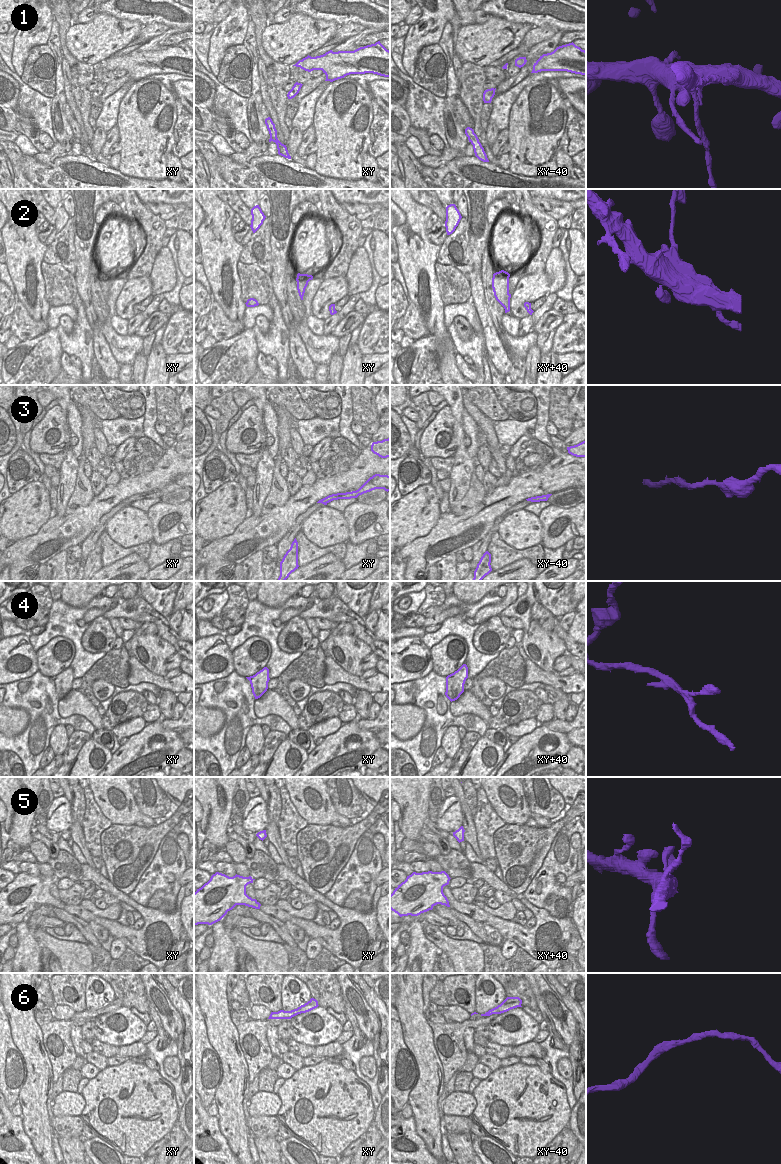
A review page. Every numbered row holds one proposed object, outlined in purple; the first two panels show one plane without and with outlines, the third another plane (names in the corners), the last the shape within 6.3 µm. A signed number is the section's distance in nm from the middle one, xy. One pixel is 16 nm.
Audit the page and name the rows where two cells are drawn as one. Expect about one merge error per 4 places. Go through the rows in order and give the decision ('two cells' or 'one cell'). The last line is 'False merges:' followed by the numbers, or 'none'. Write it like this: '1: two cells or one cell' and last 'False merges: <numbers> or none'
1: one cell
2: one cell
3: one cell
4: two cells
5: one cell
6: one cell
False merges: 4

